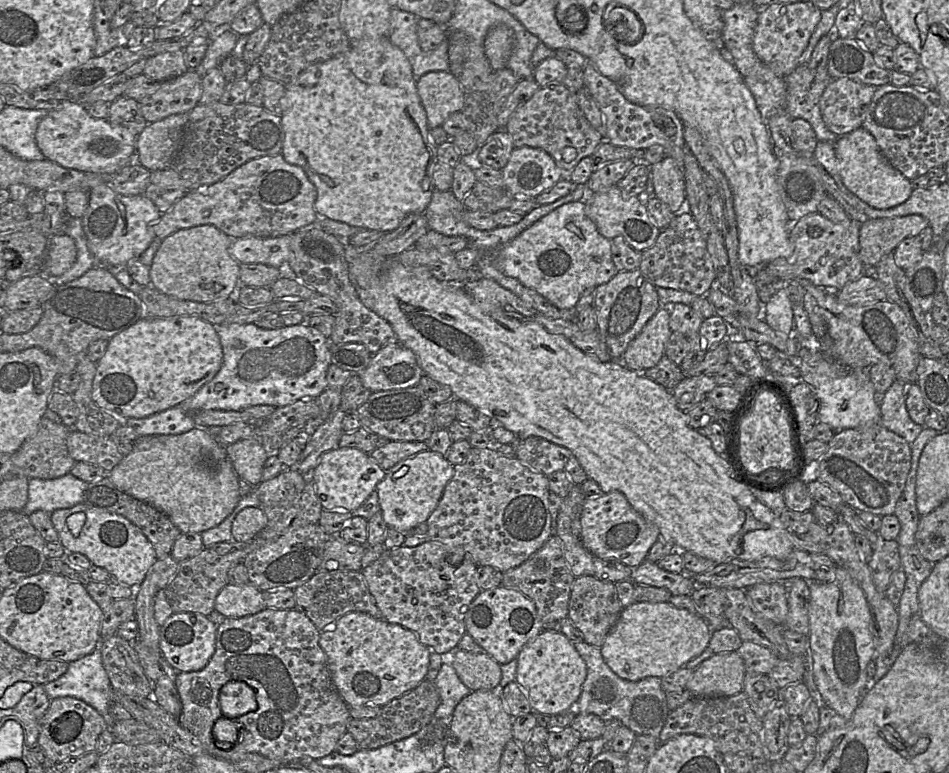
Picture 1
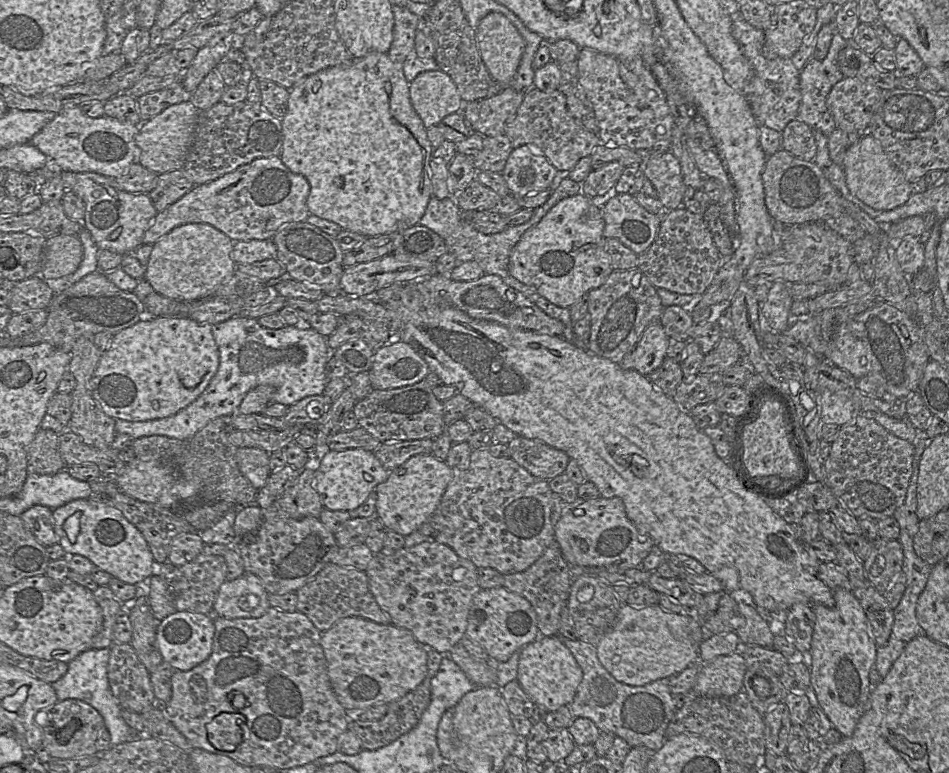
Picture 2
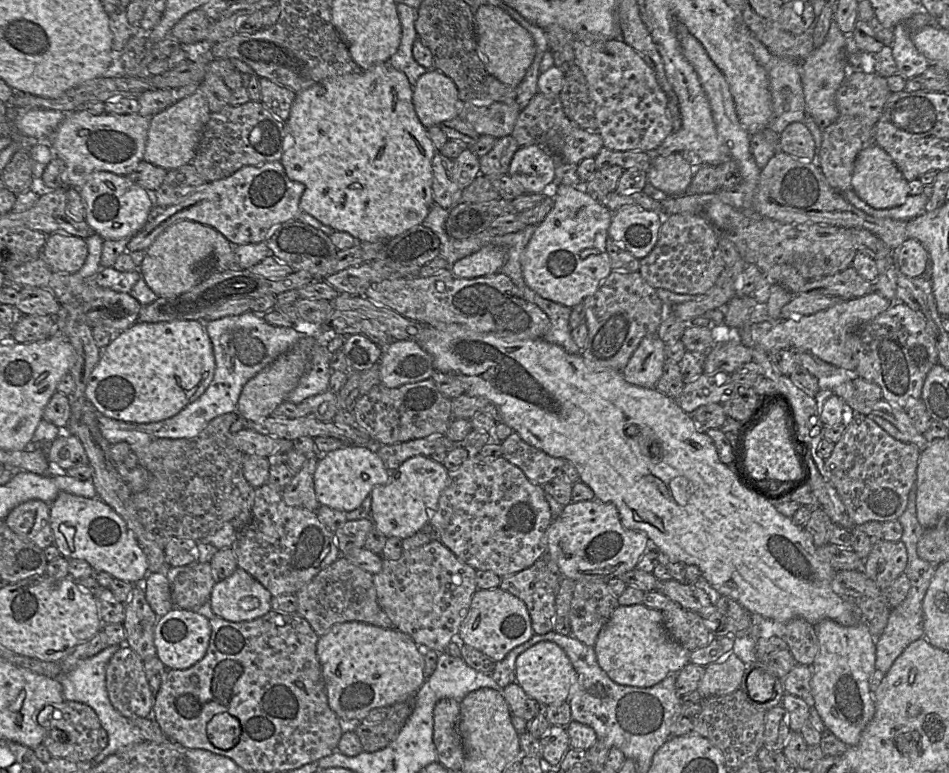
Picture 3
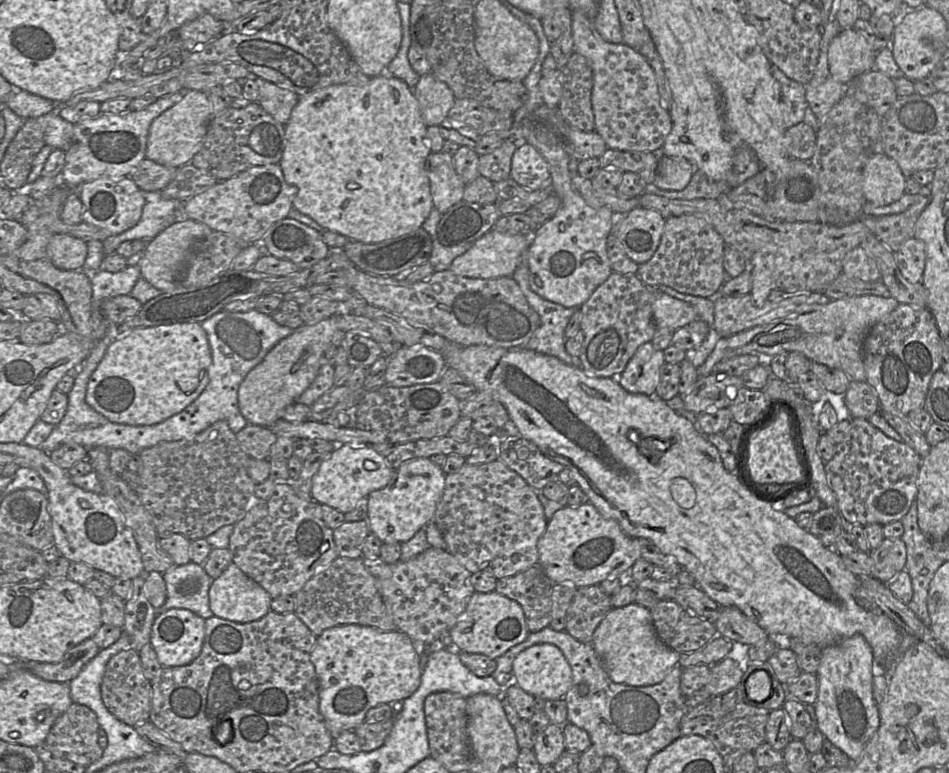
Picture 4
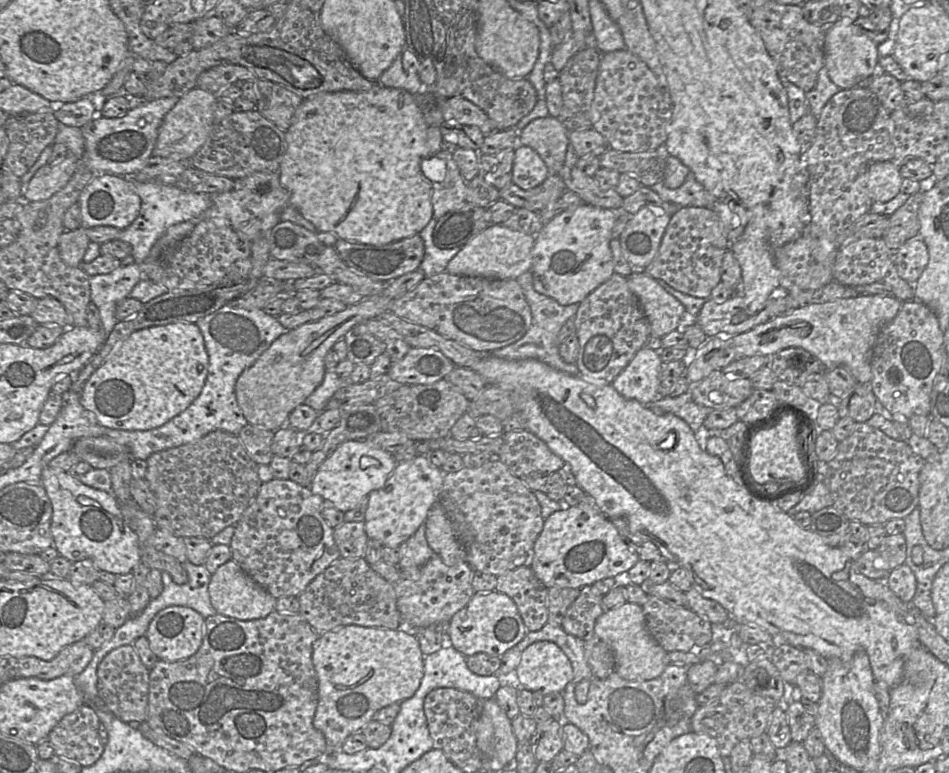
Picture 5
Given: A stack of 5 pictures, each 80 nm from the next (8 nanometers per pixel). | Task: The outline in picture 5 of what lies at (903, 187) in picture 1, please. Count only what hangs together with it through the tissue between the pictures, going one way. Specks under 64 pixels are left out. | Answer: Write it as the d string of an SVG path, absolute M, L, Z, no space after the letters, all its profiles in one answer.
M894 161L873 163L868 170L867 189L874 202L885 203L900 193L902 176Z

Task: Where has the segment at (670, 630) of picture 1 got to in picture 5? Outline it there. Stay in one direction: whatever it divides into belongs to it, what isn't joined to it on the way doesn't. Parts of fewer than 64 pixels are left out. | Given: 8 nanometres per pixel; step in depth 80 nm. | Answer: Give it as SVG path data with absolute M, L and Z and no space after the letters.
M626 602L604 611L595 622L594 634L611 649L615 658L615 672L625 680L646 681L657 678L667 665L672 664L668 660L668 653L653 639L647 630L642 606L638 604Z

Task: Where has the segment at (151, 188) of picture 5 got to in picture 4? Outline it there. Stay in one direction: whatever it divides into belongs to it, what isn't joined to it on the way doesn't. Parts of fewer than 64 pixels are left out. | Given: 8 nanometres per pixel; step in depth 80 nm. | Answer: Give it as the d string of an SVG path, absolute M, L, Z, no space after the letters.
M144 191L145 204L139 222L132 228L107 237L103 243L104 254L115 254L118 246L127 240L142 239L151 241L161 231L170 225L184 221L183 202L177 199L165 199L160 191Z

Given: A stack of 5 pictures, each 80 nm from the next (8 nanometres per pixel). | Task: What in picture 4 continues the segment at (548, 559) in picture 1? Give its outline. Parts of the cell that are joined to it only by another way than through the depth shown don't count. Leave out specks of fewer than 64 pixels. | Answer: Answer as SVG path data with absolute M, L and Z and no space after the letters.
M537 563L513 576L498 579L495 591L519 603L528 631L534 633L550 625L554 584Z

